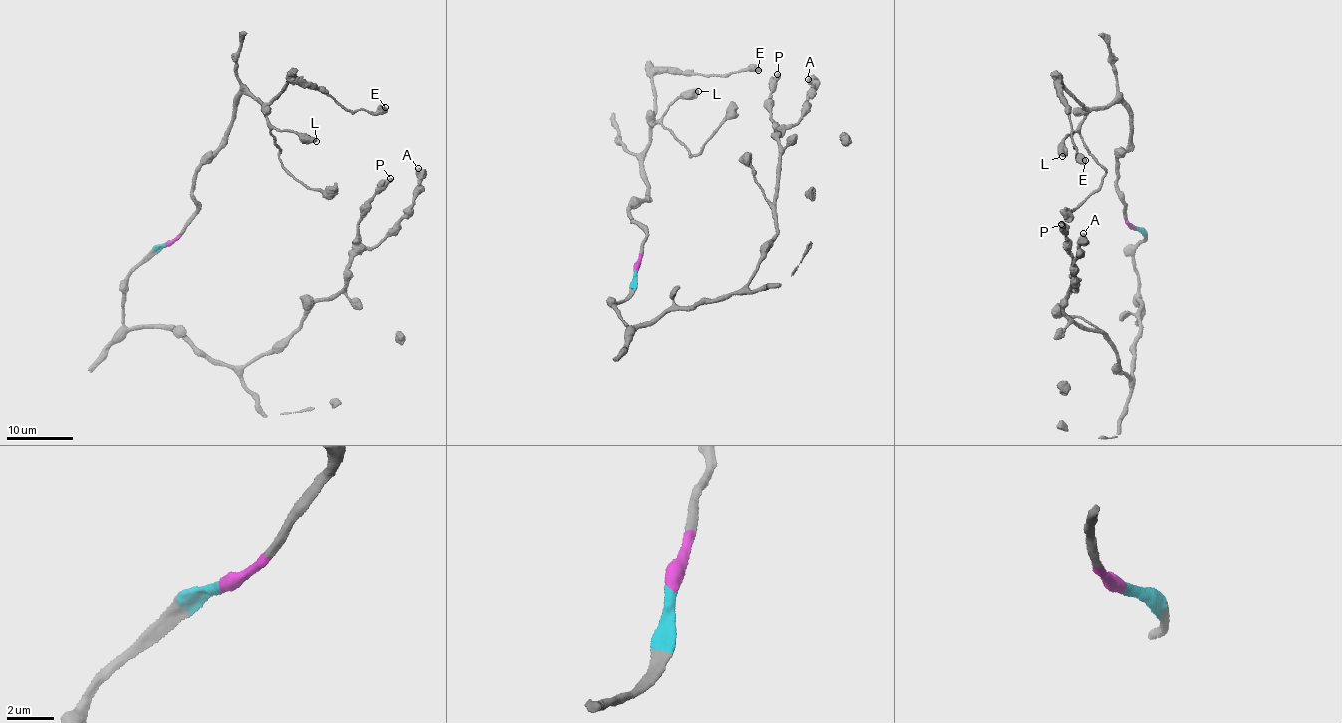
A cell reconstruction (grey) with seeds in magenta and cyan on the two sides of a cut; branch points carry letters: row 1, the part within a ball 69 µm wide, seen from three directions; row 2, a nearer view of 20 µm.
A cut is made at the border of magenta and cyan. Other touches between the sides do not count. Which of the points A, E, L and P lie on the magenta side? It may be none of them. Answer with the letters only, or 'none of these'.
E, L

